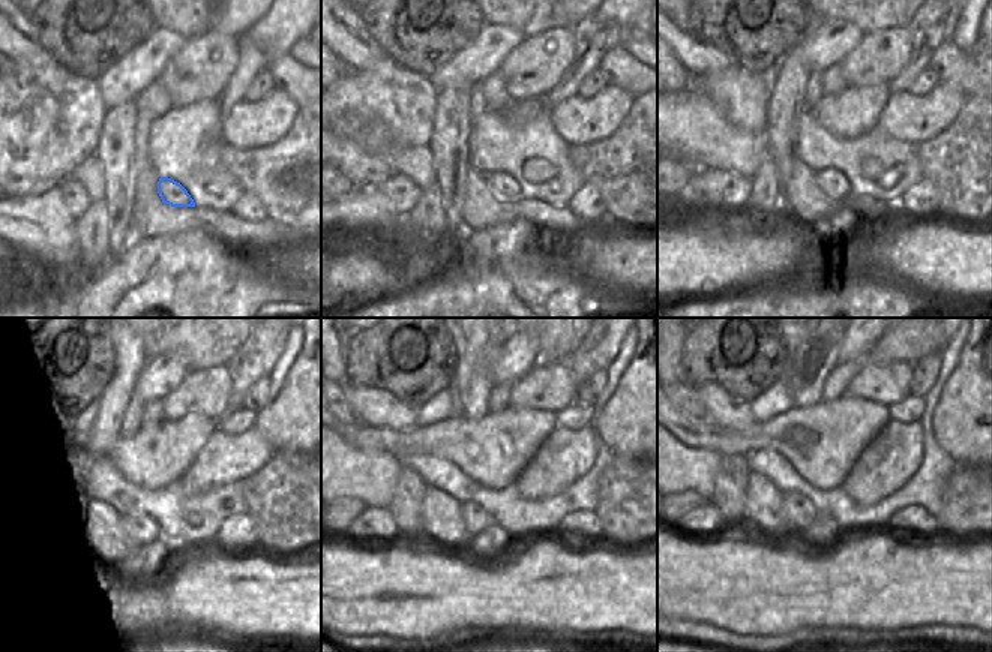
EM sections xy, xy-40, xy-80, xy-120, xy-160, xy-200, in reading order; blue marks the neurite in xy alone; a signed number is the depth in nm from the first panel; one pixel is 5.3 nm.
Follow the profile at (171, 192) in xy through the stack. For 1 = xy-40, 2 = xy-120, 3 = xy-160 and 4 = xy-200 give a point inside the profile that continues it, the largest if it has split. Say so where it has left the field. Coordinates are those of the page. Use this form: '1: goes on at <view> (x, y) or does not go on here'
1: goes on at xy-40 (502, 186)
2: goes on at xy-120 (147, 528)
3: goes on at xy-160 (476, 519)
4: goes on at xy-200 (799, 510)

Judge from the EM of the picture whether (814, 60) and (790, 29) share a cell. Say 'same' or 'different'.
different

